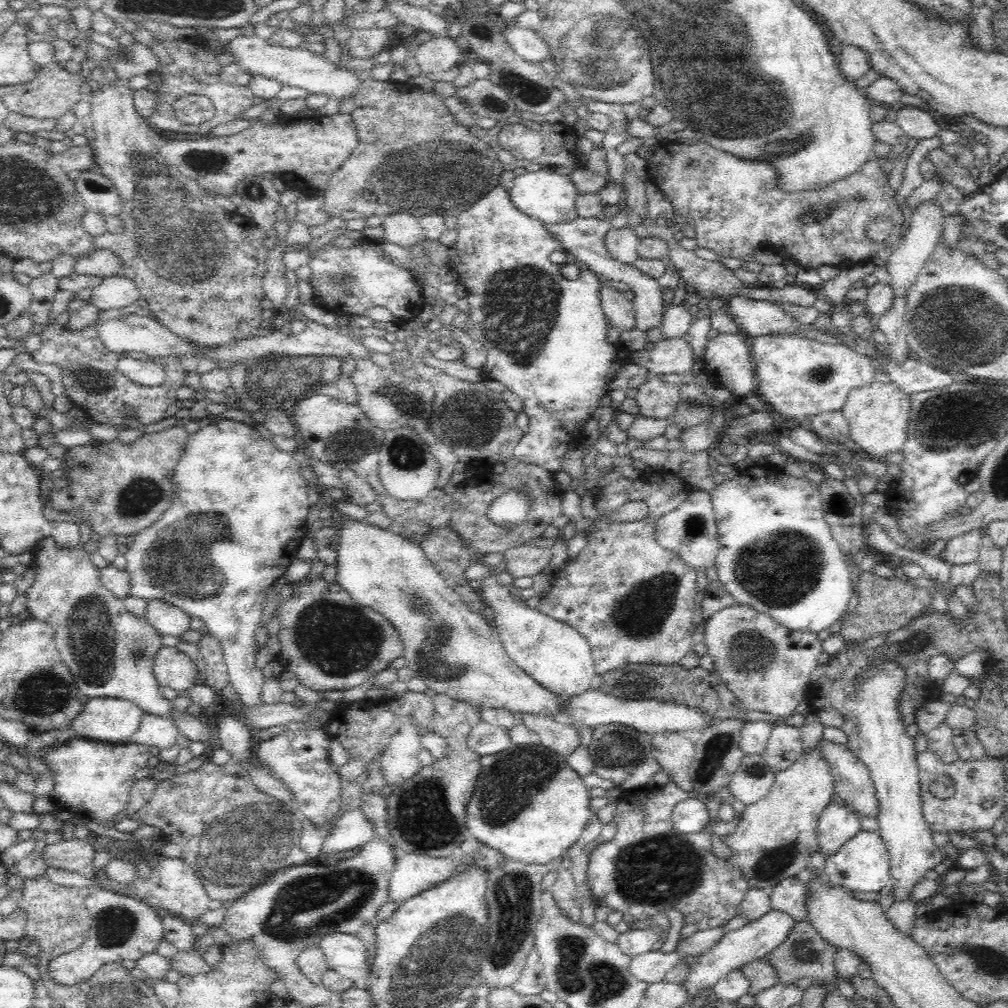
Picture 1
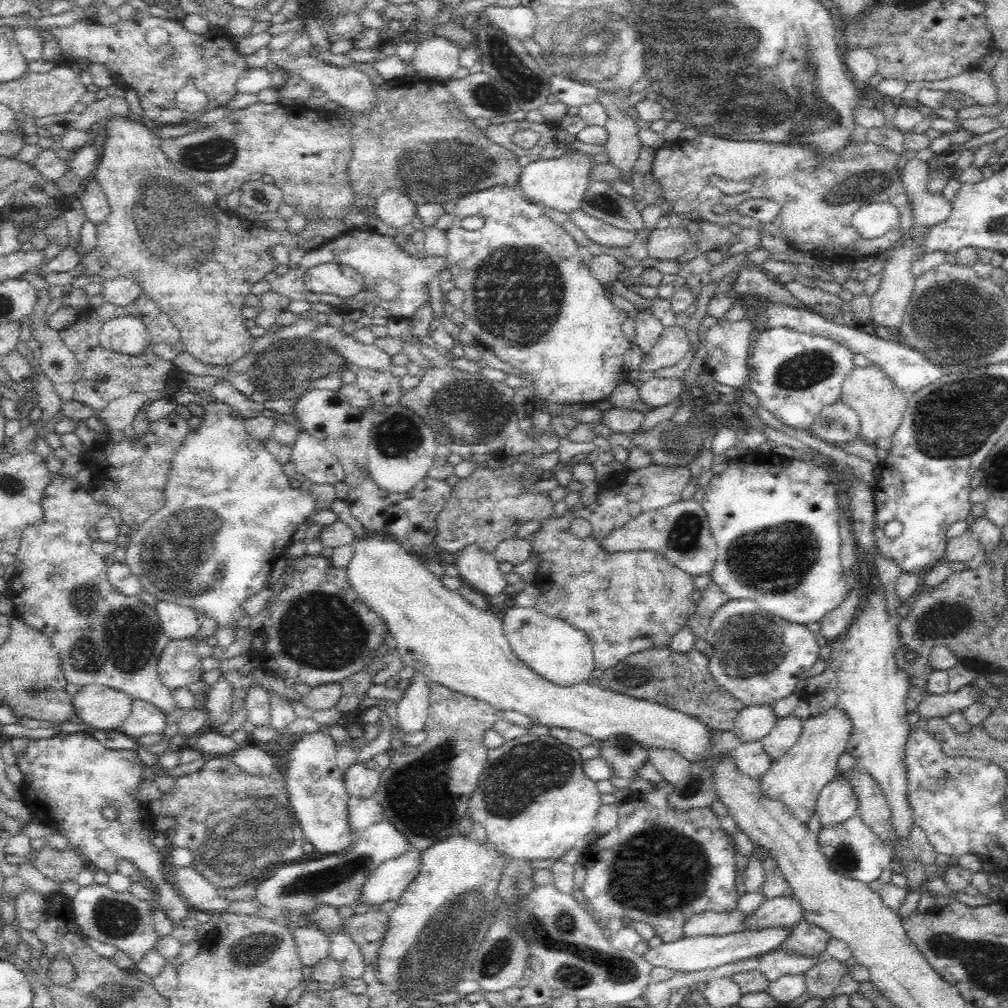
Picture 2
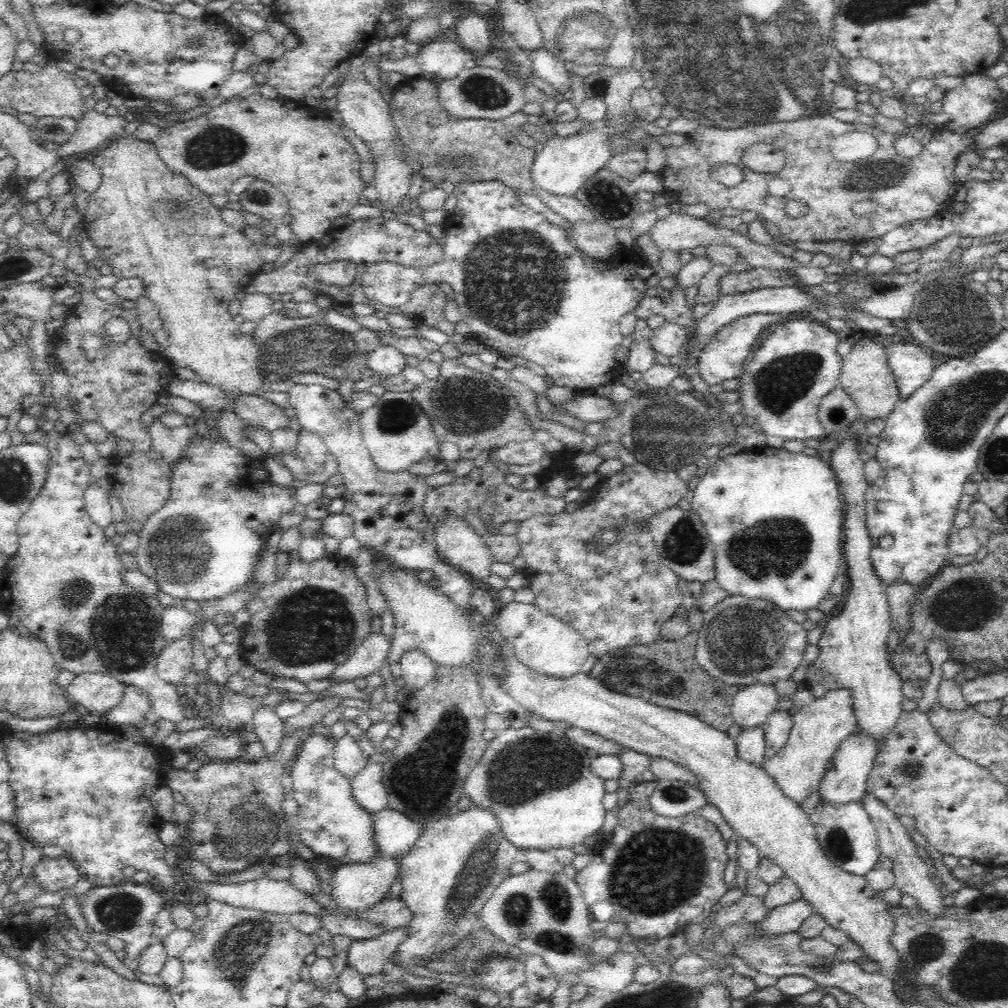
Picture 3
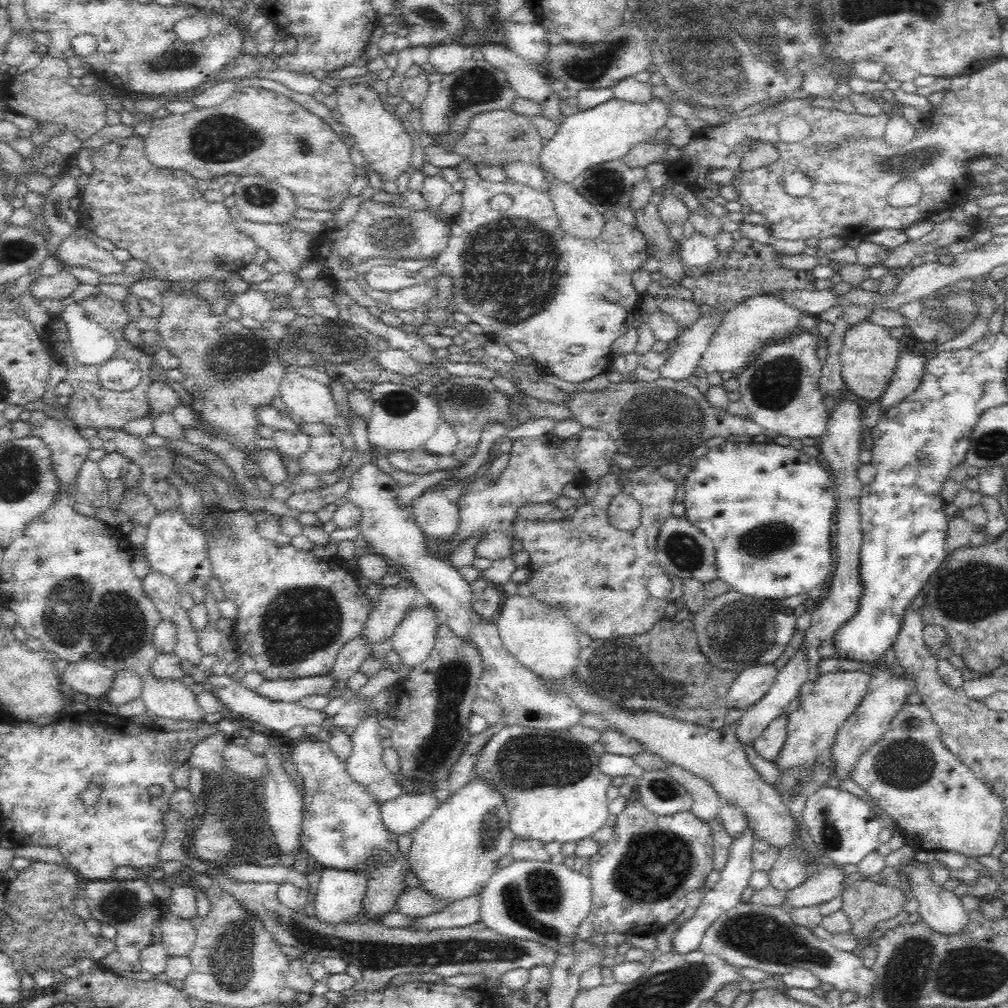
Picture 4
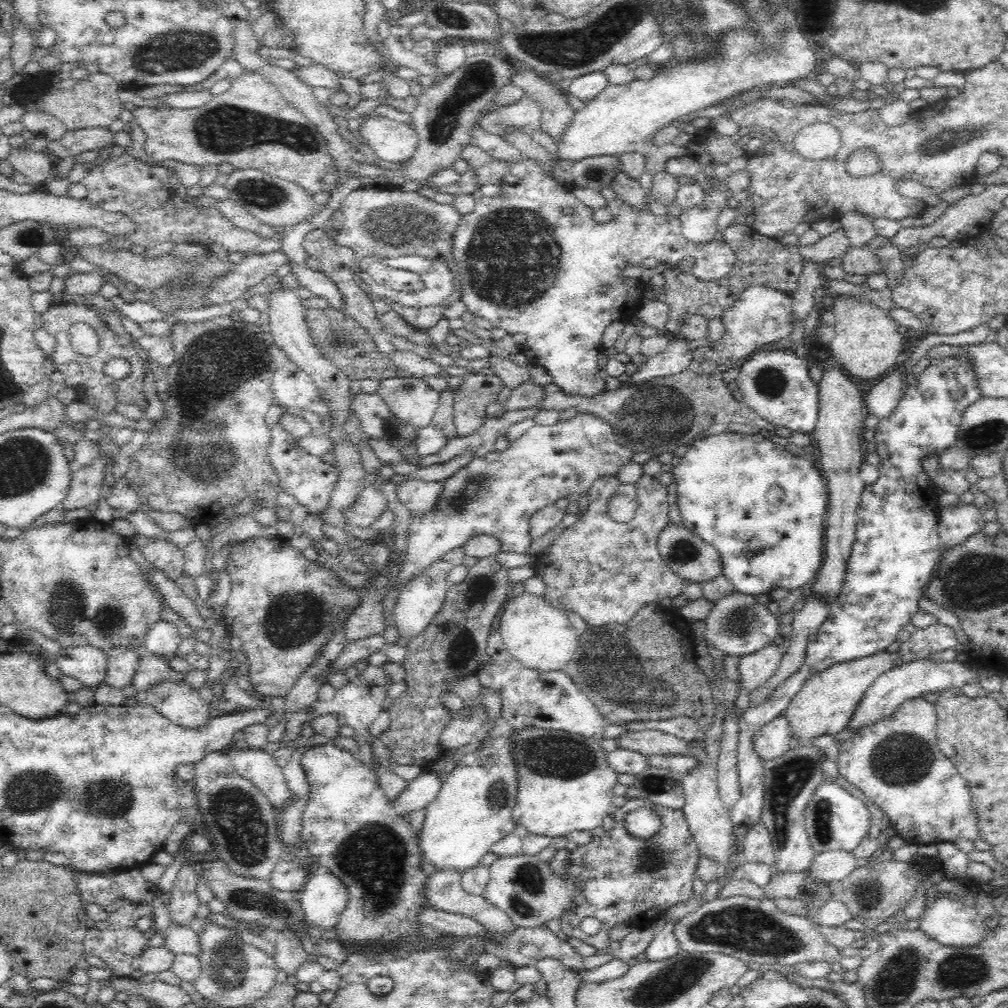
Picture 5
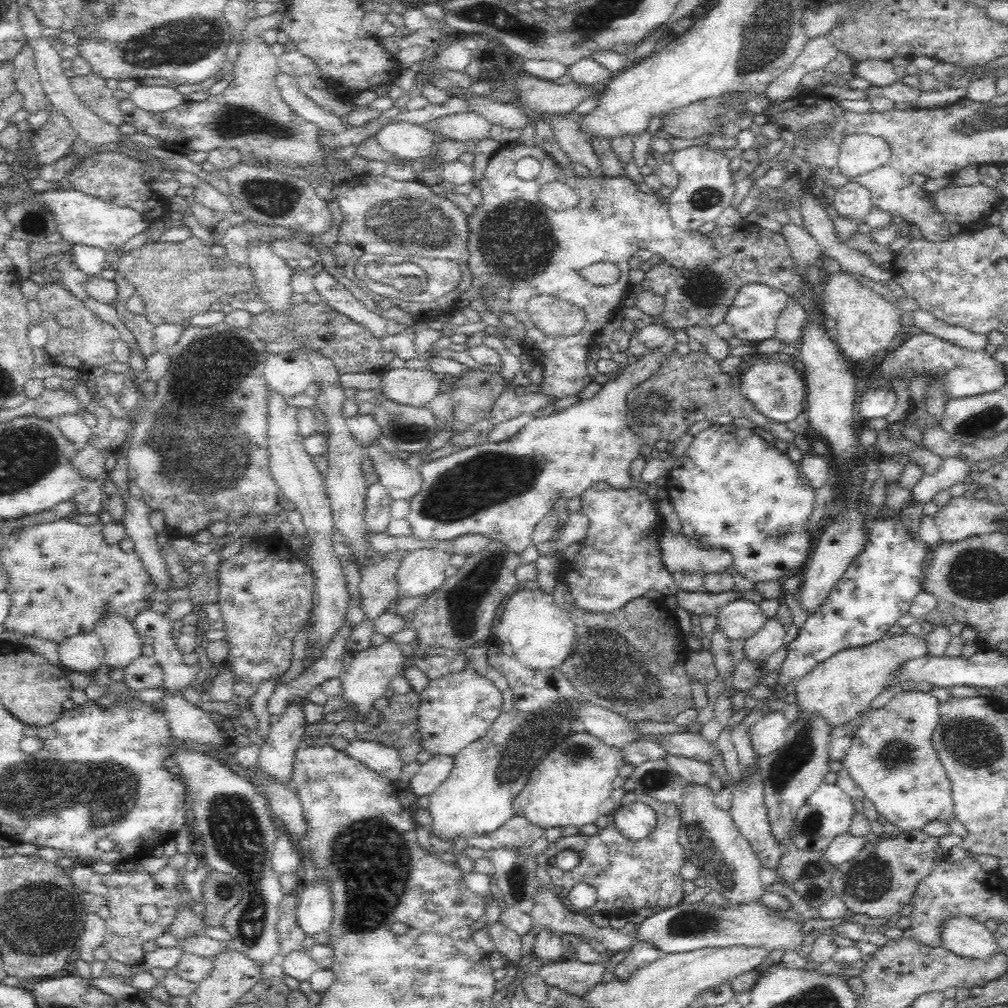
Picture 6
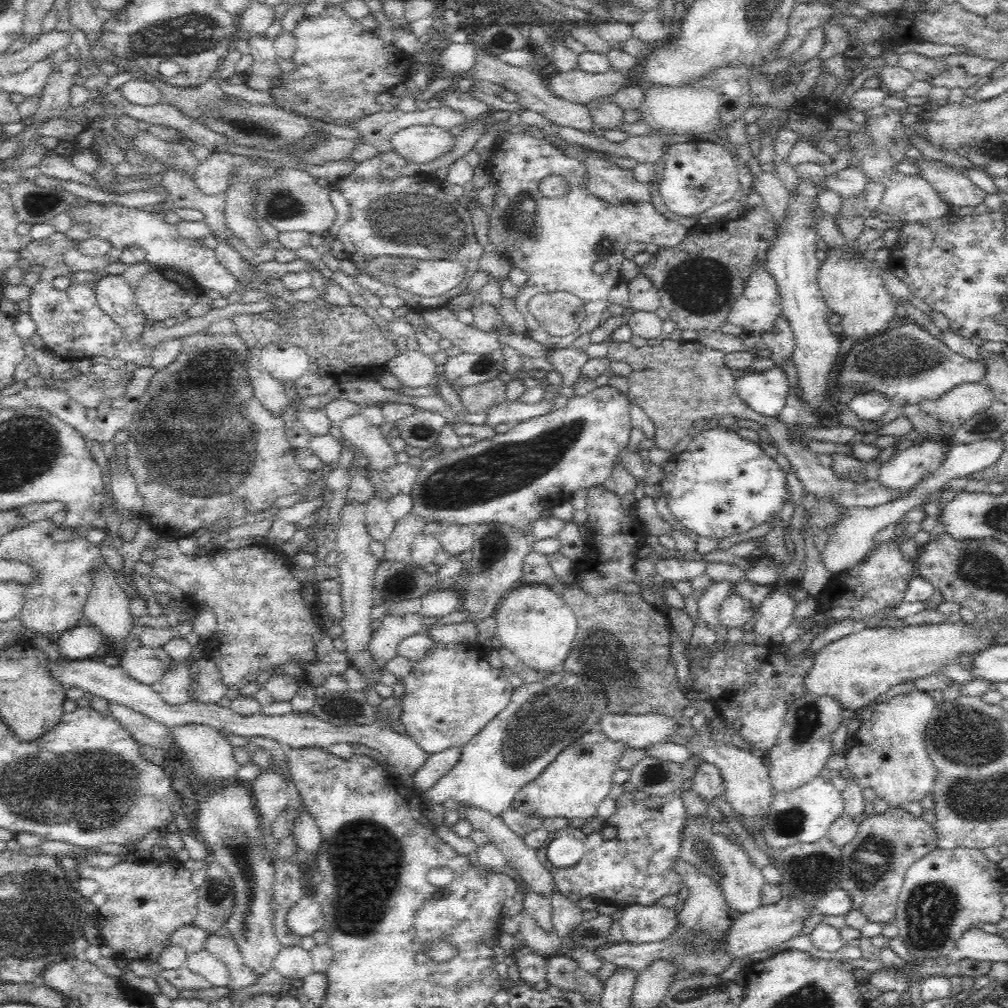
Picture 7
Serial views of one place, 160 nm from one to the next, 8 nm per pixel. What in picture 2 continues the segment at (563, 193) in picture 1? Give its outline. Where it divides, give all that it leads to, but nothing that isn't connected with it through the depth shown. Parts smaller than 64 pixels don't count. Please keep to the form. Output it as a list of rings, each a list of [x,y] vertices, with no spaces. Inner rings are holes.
[[[582,152],[574,156],[562,155],[562,158],[556,158],[556,160],[538,160],[538,162],[527,160],[519,177],[519,190],[529,204],[541,206],[544,210],[554,210],[570,215],[574,210],[581,209],[589,186],[589,169],[592,164],[594,164],[592,156],[582,154]]]

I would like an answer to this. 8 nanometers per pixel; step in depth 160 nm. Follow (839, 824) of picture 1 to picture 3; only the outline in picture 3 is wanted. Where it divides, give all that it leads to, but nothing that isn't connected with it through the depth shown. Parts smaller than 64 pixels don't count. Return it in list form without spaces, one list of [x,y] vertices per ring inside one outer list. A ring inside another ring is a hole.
[[[857,726],[837,747],[834,756],[832,756],[832,765],[824,773],[821,780],[818,794],[820,798],[827,801],[836,801],[836,803],[862,802],[867,793],[867,778],[878,753],[879,747],[878,743],[876,743],[876,737],[872,733],[862,733],[862,729]]]

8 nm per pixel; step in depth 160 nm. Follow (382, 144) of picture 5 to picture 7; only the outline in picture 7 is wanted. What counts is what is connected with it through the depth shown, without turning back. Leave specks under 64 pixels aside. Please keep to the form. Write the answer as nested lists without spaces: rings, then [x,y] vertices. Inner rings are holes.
[[[433,124],[412,125],[392,136],[391,150],[410,163],[428,164],[450,154],[454,143],[450,129]]]

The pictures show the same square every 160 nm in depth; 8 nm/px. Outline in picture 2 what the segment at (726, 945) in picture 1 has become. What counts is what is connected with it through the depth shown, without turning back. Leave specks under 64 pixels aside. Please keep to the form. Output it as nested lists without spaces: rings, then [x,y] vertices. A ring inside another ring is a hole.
[[[776,898],[766,900],[753,914],[748,915],[746,926],[742,924],[742,931],[761,931],[776,927],[790,932],[802,920],[802,908],[795,898]]]

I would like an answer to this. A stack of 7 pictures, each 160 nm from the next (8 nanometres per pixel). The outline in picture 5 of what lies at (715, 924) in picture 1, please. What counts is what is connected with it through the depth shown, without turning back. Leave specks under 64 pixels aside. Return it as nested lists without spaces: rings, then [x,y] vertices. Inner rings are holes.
[[[655,805],[654,809],[660,815],[661,826],[658,834],[652,836],[648,840],[640,838],[632,838],[623,827],[621,820],[624,816],[624,809],[618,811],[615,815],[614,826],[610,830],[605,831],[603,836],[594,837],[592,842],[584,844],[584,846],[571,846],[566,849],[558,849],[554,857],[548,862],[550,870],[564,878],[571,878],[575,884],[574,907],[572,910],[563,912],[559,918],[556,927],[563,936],[576,936],[592,946],[598,948],[598,952],[608,951],[604,946],[608,944],[608,930],[619,924],[632,924],[640,919],[644,914],[648,916],[648,920],[662,917],[666,910],[678,903],[685,902],[691,898],[696,898],[693,892],[692,882],[694,882],[695,868],[700,860],[695,843],[689,837],[688,825],[680,809],[666,808]],[[565,858],[572,858],[574,866],[566,868],[563,865]],[[586,917],[594,917],[600,921],[601,928],[598,934],[589,936],[580,929],[580,922]]]

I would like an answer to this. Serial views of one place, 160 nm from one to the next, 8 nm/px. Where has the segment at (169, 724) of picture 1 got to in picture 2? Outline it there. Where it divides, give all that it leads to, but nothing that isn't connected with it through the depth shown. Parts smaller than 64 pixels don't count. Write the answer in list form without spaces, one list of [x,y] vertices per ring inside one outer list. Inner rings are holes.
[[[133,702],[132,713],[124,721],[120,731],[126,736],[137,740],[141,736],[150,736],[150,734],[163,734],[168,723],[166,714],[158,711],[152,704],[146,702]]]

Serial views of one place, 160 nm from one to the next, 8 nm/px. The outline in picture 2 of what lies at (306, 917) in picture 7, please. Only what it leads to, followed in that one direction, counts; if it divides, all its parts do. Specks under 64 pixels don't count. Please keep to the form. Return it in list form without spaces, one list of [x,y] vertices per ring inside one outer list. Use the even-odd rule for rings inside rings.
[[[408,848],[402,856],[386,861],[377,871],[371,872],[361,888],[362,903],[375,907],[384,902],[399,900],[413,881],[421,864],[421,852]]]

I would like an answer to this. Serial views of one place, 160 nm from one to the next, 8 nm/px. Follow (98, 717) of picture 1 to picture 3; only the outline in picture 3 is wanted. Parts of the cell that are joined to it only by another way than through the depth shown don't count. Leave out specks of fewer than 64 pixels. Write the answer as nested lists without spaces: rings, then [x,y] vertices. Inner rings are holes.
[[[82,672],[66,688],[67,698],[80,704],[89,713],[100,715],[120,704],[125,684],[115,677],[98,672]]]

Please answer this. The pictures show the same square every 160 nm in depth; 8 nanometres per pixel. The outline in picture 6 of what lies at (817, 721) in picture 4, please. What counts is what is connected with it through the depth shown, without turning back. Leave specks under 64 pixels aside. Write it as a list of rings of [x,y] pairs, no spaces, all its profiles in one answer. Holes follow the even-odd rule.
[[[908,632],[896,636],[882,635],[880,640],[872,644],[844,648],[832,655],[828,660],[816,664],[792,688],[797,696],[798,708],[794,712],[818,713],[828,720],[832,728],[839,724],[861,717],[868,710],[873,699],[876,699],[911,661],[929,656],[926,637]]]

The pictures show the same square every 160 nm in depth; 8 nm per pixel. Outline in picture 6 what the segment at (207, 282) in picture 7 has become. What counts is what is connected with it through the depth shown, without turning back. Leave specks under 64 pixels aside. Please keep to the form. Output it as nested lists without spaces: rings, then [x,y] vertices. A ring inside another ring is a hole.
[[[71,189],[37,194],[37,202],[46,204],[54,212],[61,240],[101,248],[111,257],[116,256],[130,238],[144,233],[150,226],[150,221],[134,208],[102,201]]]

